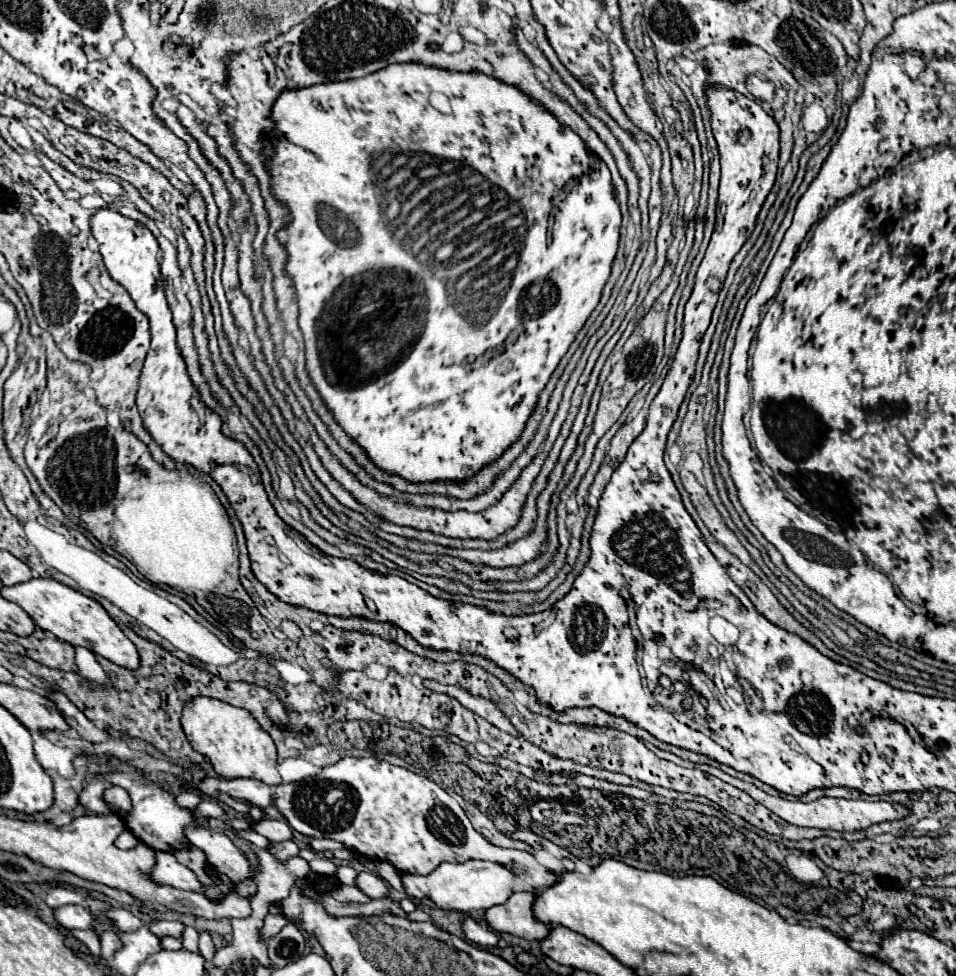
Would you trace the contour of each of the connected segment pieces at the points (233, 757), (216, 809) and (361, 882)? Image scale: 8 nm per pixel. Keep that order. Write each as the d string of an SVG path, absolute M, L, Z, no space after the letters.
M196 696L184 706L182 728L192 748L204 754L222 778L256 778L270 786L282 784L276 762L276 746L248 710L236 708L216 698Z
M202 800L196 810L198 810L202 816L206 816L206 818L220 818L220 816L224 814L222 806L220 806L216 800Z
M360 872L360 876L356 878L356 886L370 898L386 898L390 890L386 880L382 880L374 872Z

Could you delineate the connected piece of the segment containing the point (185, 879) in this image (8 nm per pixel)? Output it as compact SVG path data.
M156 852L156 864L150 872L150 880L158 886L172 886L186 892L200 890L200 882L196 880L194 872L182 866L170 852Z

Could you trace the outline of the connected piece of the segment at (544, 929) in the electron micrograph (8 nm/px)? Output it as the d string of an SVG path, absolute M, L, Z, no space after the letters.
M536 890L514 892L506 904L492 906L486 912L488 924L496 932L508 932L524 940L544 940L556 928L556 924L546 924L534 918L532 906L536 902L536 896Z

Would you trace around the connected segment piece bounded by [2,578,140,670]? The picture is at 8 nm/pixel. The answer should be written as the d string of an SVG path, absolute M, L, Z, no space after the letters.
M32 578L16 586L2 586L2 596L18 604L34 620L36 626L40 626L46 632L52 632L56 638L72 646L84 646L118 666L124 666L130 670L140 666L136 646L126 638L126 634L118 628L118 624L108 616L108 612L94 598L88 598L78 590L72 590L56 582L54 578Z

